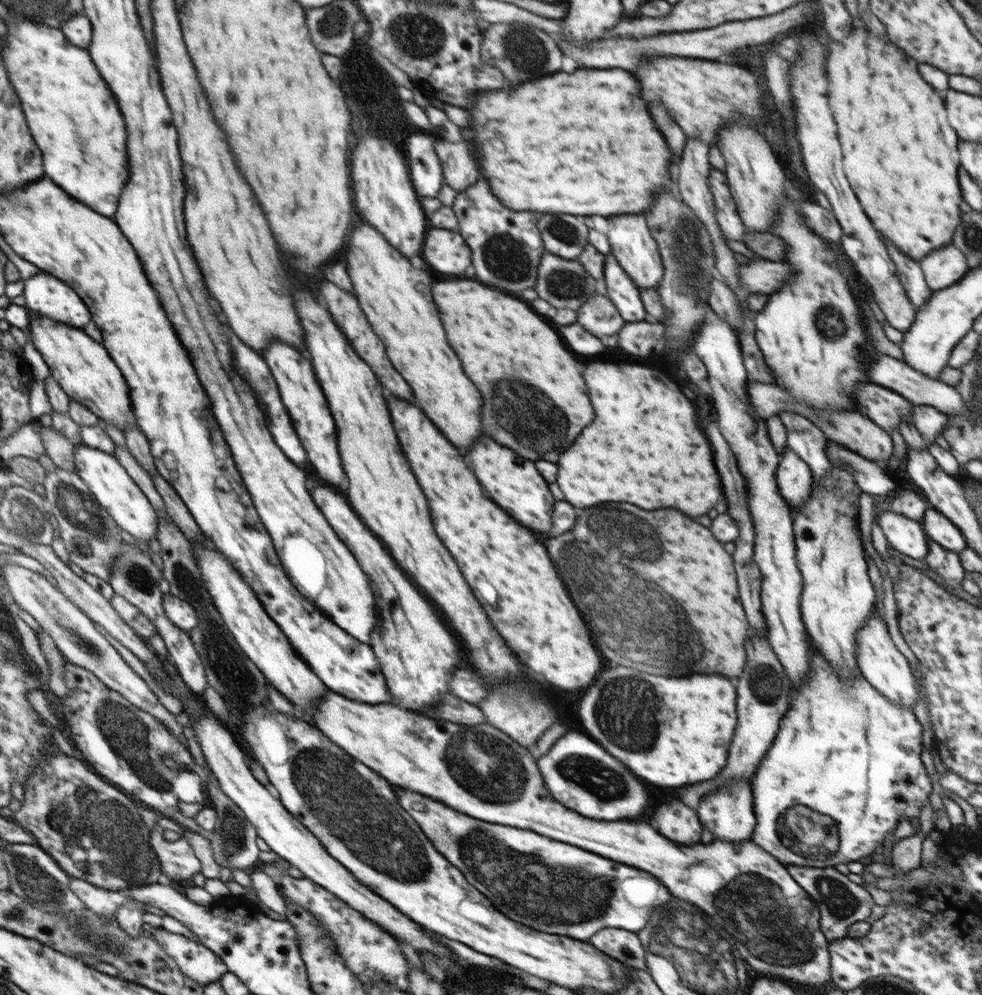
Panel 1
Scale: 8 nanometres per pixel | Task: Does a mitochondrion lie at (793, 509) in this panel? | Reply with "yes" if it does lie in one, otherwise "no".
no

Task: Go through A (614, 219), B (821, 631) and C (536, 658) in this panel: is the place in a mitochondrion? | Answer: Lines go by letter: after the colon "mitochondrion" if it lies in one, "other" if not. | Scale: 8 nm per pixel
A: other
B: other
C: other

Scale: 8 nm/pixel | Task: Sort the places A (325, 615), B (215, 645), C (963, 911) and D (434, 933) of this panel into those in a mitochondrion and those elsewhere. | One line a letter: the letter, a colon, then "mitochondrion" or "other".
A: other
B: mitochondrion
C: other
D: other

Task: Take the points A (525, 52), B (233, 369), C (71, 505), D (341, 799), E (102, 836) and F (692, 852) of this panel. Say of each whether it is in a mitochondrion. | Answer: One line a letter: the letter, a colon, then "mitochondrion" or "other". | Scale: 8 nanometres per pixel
A: mitochondrion
B: other
C: mitochondrion
D: mitochondrion
E: mitochondrion
F: other

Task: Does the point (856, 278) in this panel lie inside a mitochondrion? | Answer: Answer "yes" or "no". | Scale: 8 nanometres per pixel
no

